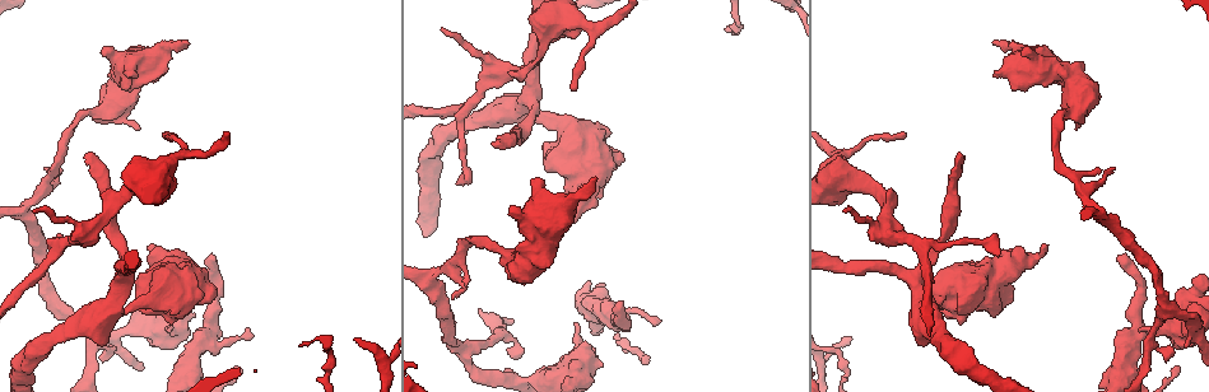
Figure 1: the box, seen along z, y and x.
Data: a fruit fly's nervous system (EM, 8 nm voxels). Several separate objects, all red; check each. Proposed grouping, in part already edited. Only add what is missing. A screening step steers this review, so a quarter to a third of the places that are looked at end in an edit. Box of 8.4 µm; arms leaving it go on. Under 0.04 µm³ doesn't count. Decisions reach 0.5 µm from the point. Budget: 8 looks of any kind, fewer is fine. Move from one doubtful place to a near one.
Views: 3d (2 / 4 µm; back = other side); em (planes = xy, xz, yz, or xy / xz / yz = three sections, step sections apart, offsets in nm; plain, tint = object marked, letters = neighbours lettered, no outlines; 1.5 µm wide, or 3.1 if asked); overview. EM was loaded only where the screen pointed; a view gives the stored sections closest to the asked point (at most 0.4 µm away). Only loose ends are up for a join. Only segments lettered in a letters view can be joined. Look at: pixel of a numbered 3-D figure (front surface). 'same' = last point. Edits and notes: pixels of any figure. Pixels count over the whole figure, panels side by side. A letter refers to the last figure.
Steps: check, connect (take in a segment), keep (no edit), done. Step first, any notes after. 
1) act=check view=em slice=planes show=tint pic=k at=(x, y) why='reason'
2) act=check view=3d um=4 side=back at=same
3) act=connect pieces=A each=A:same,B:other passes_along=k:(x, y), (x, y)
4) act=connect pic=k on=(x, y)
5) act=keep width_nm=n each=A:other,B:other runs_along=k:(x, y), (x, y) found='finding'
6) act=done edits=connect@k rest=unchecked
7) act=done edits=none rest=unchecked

act=check view=em slice=xz step=4 show=letters pic=1 at=(214, 260) why='branch stops here'

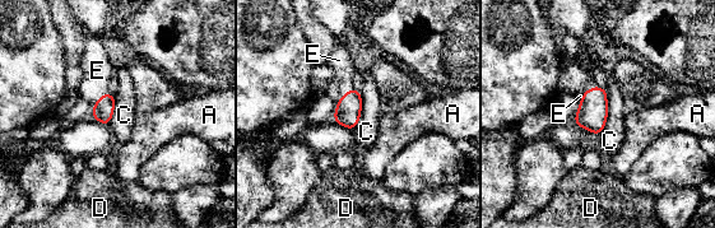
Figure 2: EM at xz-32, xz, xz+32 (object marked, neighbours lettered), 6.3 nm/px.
act=connect pieces=E width_nm=130 each=A:other,C:other,D:other,E:same passes_along=2:(348, 110), (343, 94), (339, 60) found='it goes on there'

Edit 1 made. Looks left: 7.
act=check view=3d um=2 pic=1 at=(83, 158) why='end of a long branch'

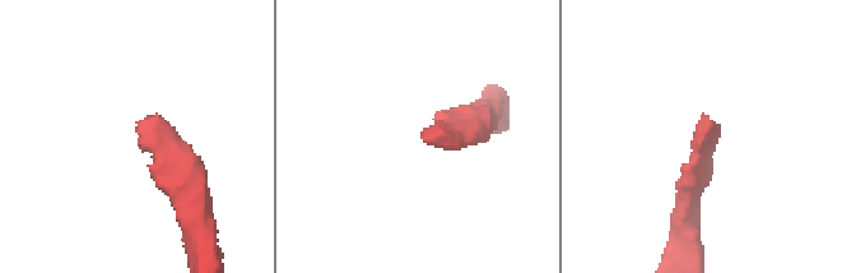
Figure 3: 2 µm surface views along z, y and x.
act=check view=em slice=planes show=letters pic=3 at=(706, 124)

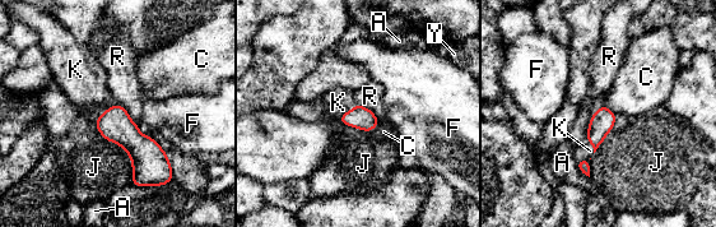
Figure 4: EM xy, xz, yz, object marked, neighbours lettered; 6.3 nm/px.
act=connect pieces=K each=A:other,C:other,F:other,J:other,K:same,R:other,Y:other passes_along=4:(115, 124), (106, 110), (84, 80) found='the neuron continues'

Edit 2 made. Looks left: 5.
act=check view=overview why='see it whole again'

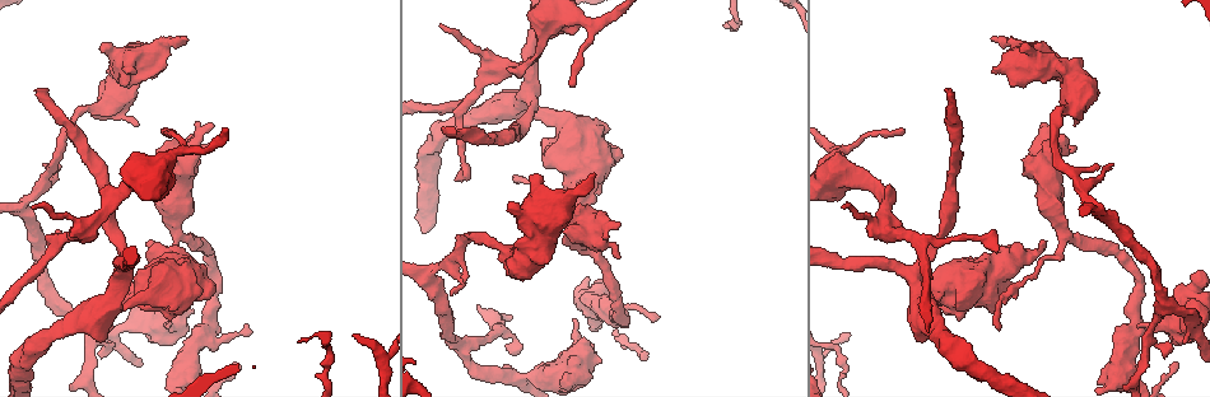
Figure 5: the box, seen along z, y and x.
act=check view=em slice=xz step=8 show=tint pic=5 at=(164, 130) why='an open end'

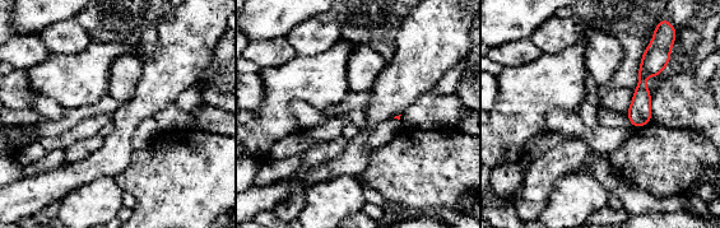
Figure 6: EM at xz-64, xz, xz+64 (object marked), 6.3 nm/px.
act=check view=em slice=planes show=letters at=same why='another direction'

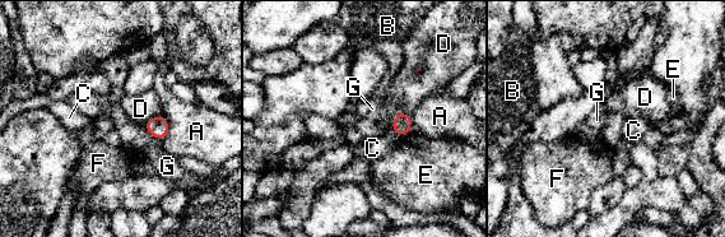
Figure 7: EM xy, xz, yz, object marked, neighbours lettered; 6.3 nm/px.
act=keep each=A:other,B:other,C:other,D:other,E:other,F:other,G:other border=7:(410, 115), (399, 112), (389, 128) found='none of them fits'

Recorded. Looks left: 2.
act=done edits=connect@2,connect@4 rest=unchecked

